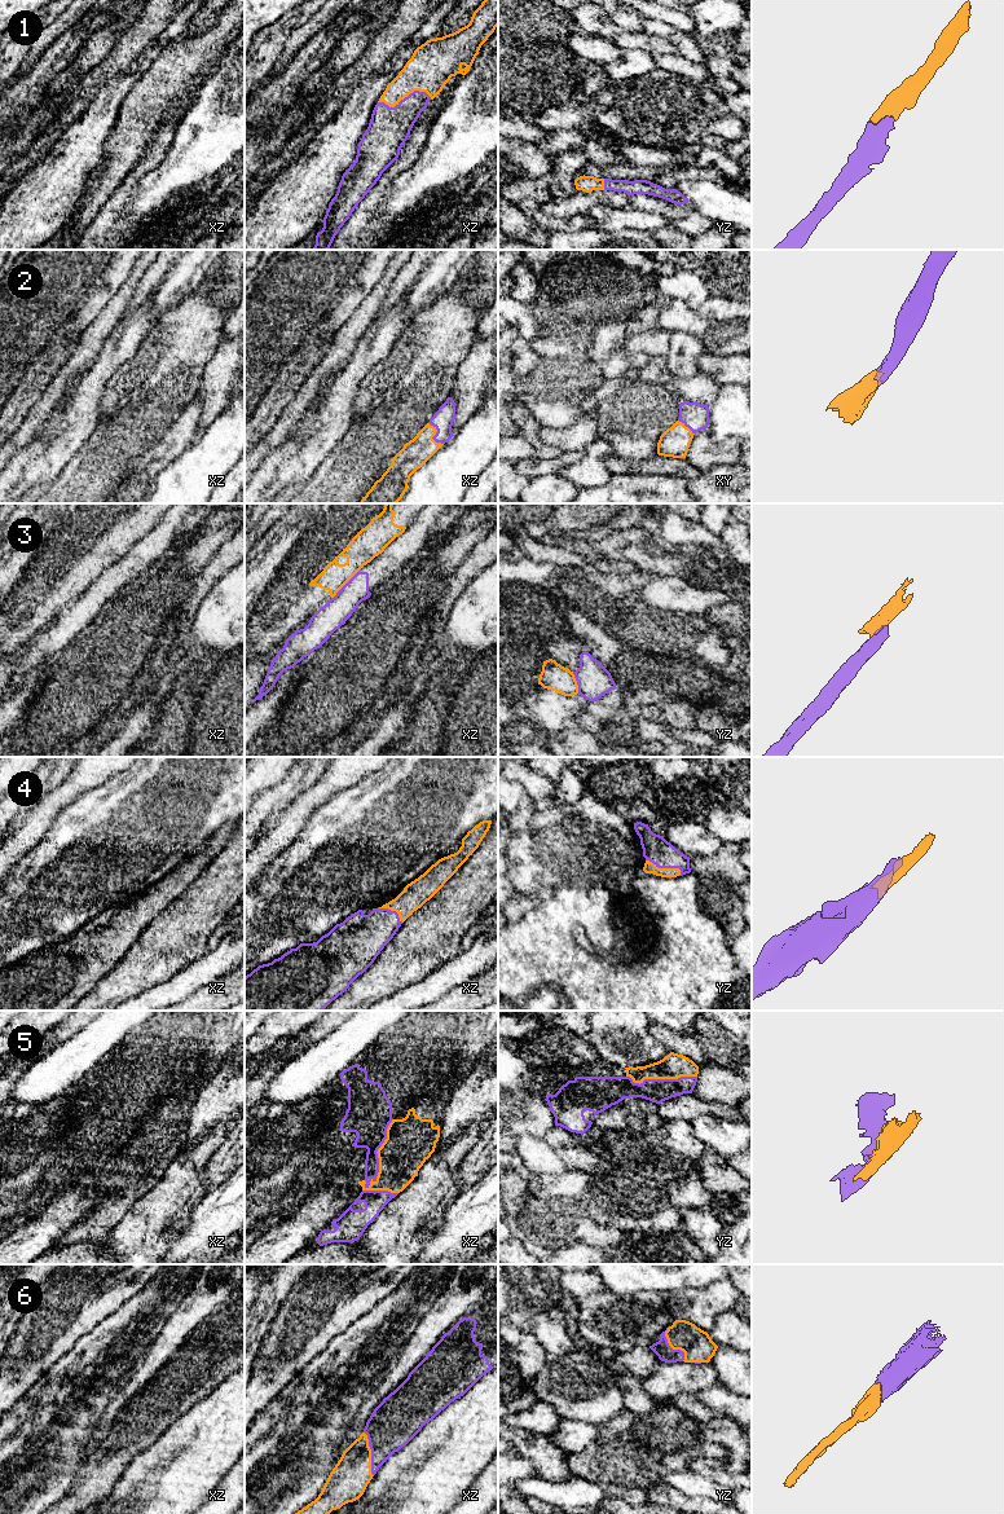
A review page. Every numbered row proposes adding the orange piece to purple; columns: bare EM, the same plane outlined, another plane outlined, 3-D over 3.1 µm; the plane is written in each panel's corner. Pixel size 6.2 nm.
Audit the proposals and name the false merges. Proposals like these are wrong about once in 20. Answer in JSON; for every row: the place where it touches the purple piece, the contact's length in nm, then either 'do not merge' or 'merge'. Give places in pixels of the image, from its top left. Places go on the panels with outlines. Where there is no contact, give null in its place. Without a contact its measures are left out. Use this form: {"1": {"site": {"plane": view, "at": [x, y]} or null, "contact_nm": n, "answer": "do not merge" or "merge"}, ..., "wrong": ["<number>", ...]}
{"1": {"site": {"plane": "xz", "at": [405, 97]}, "contact_nm": 340, "answer": "merge"}, "2": {"site": {"plane": "xz", "at": [435, 435]}, "contact_nm": 170, "answer": "merge"}, "3": {"site": {"plane": "xz", "at": [346, 584]}, "contact_nm": 260, "answer": "do not merge"}, "4": {"site": {"plane": "yz", "at": [665, 867]}, "contact_nm": 240, "answer": "merge"}, "5": {"site": {"plane": "xz", "at": [377, 1157]}, "contact_nm": 480, "answer": "merge"}, "6": {"site": {"plane": "xz", "at": [371, 1453]}, "contact_nm": 280, "answer": "merge"}, "wrong": ["3"]}

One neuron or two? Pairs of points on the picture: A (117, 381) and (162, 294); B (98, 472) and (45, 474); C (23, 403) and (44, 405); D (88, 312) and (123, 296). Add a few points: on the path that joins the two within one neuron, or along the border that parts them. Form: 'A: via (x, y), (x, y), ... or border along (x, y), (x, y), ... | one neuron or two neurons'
A: border along (181, 299), (154, 325) | two neurons
B: border along (74, 456), (52, 483) | two neurons
C: border along (44, 388), (18, 428) | two neurons
D: border along (127, 278), (109, 304), (88, 325) | two neurons

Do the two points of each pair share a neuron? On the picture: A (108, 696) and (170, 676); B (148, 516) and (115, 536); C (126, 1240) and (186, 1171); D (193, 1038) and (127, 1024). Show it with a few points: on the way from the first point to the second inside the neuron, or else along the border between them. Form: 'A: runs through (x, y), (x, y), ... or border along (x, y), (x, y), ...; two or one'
A: border along (139, 699), (123, 716), (114, 718); two
B: runs through (140, 519), (123, 535); one
C: runs through (142, 1223), (170, 1188); one
D: border along (149, 1024), (140, 1028), (130, 1038); two

